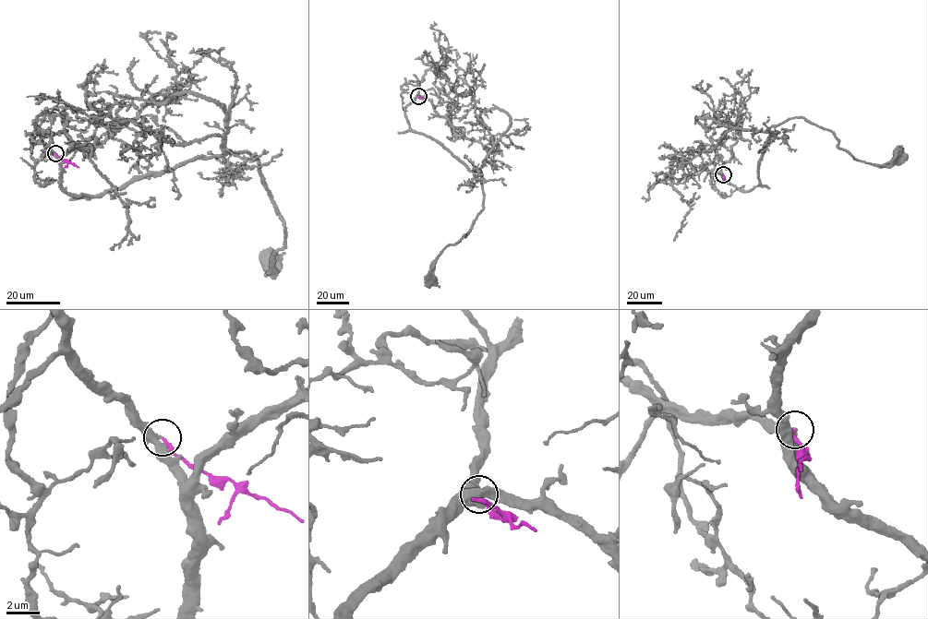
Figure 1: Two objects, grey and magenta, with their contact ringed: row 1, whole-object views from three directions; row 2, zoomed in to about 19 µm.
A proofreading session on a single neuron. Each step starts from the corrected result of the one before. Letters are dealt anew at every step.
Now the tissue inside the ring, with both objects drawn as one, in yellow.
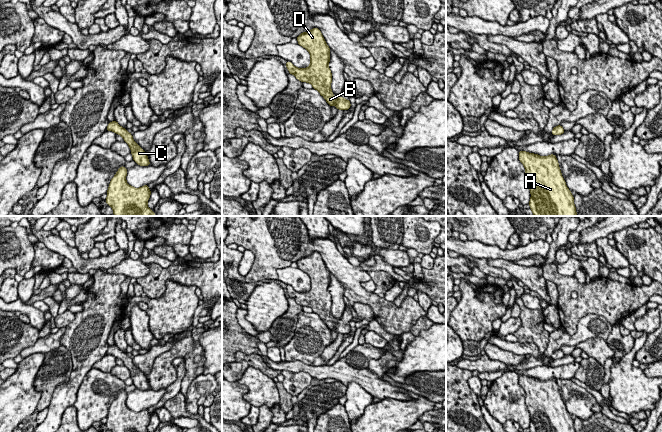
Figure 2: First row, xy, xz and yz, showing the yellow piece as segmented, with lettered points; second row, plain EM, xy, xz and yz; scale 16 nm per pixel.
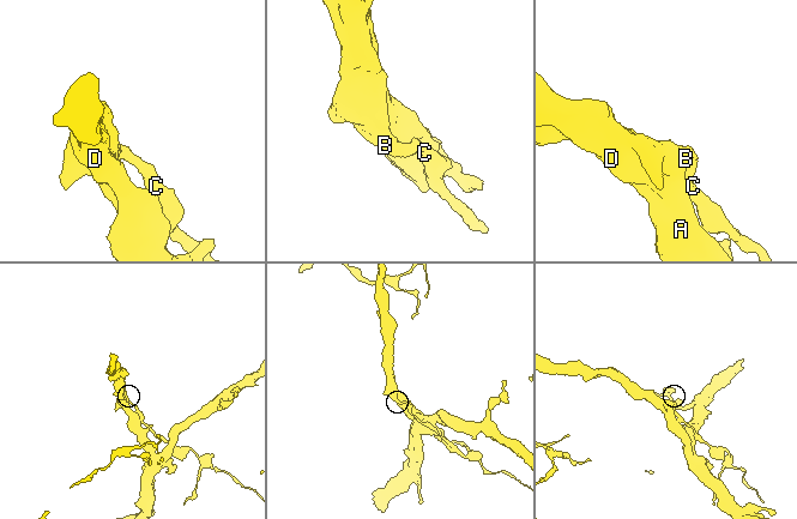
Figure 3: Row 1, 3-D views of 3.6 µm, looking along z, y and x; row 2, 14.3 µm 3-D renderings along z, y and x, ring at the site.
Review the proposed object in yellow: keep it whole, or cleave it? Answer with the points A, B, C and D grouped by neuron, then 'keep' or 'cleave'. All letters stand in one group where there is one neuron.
A B C D; keep

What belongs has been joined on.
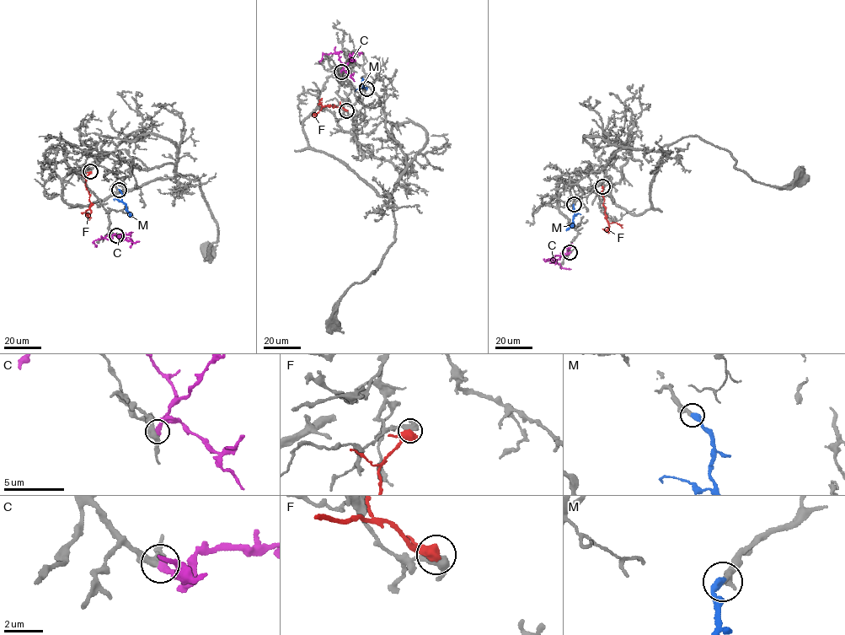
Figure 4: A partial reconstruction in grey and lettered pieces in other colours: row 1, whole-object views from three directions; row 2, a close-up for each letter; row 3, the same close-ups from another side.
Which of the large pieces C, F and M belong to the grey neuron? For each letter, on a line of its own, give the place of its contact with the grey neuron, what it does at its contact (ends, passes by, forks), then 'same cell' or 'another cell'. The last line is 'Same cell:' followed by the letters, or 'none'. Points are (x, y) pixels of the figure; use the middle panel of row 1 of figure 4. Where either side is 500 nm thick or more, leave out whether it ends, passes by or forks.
C: meets grey at (341, 72); it ends there; same cell
F: meets grey at (346, 110); it passes by; another cell
M: meets grey at (366, 88); it ends there; same cell
Same cell: C, M

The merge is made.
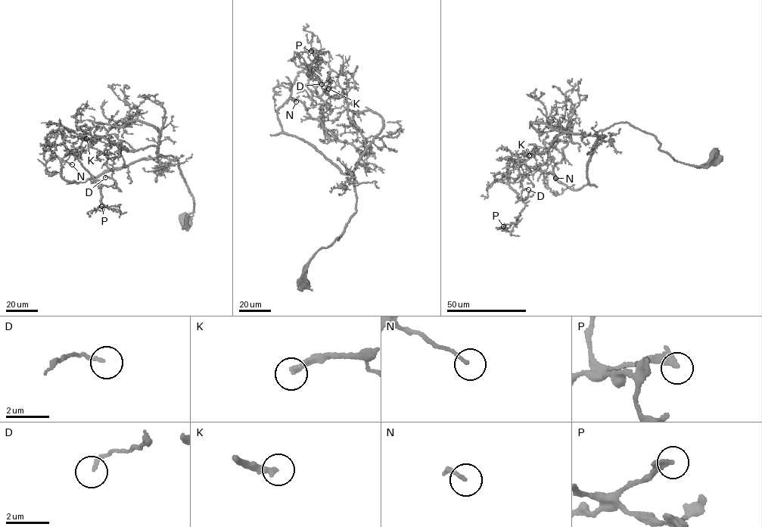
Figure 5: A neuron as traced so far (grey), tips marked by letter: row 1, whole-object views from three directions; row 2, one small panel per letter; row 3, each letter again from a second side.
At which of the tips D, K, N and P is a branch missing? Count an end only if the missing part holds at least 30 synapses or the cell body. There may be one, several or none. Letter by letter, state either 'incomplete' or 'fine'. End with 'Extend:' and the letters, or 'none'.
D: fine
K: incomplete
N: fine
P: fine
Extend: K

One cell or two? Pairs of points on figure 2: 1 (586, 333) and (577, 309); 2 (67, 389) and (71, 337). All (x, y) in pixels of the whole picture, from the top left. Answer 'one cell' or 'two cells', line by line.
1: two cells
2: one cell

